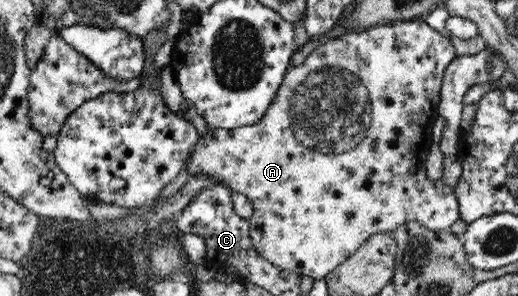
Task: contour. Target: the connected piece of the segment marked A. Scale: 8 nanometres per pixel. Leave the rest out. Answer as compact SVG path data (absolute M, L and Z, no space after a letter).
M416 18L410 21L400 21L388 25L378 25L375 27L370 27L365 31L344 33L342 36L334 37L329 39L327 42L318 42L318 46L299 64L292 67L285 74L280 88L278 88L278 93L275 95L273 102L271 103L270 109L266 112L266 115L261 118L258 123L251 126L242 126L241 128L234 129L212 129L210 134L202 136L198 143L195 144L195 149L192 150L190 158L186 160L184 167L186 167L186 173L190 177L198 177L199 175L204 175L204 177L211 178L213 182L217 182L222 186L230 189L232 193L240 193L248 197L248 200L252 203L253 211L252 216L248 219L250 225L250 241L252 245L259 252L259 255L266 261L271 262L274 266L282 268L284 270L299 274L302 277L310 277L314 279L324 279L327 274L330 274L331 270L335 267L341 265L349 256L352 256L362 245L368 241L370 236L379 233L394 233L400 226L406 224L406 222L412 222L415 220L426 227L428 230L432 231L447 231L450 230L451 226L460 220L460 211L458 199L456 198L456 193L454 193L454 187L446 186L444 182L429 182L426 178L426 172L424 168L423 156L426 153L427 146L430 144L431 137L431 126L438 118L437 105L439 104L440 88L442 84L442 76L444 76L444 70L446 66L456 58L456 49L452 45L449 36L444 37L441 33L438 33L432 26L428 25L425 18Z

